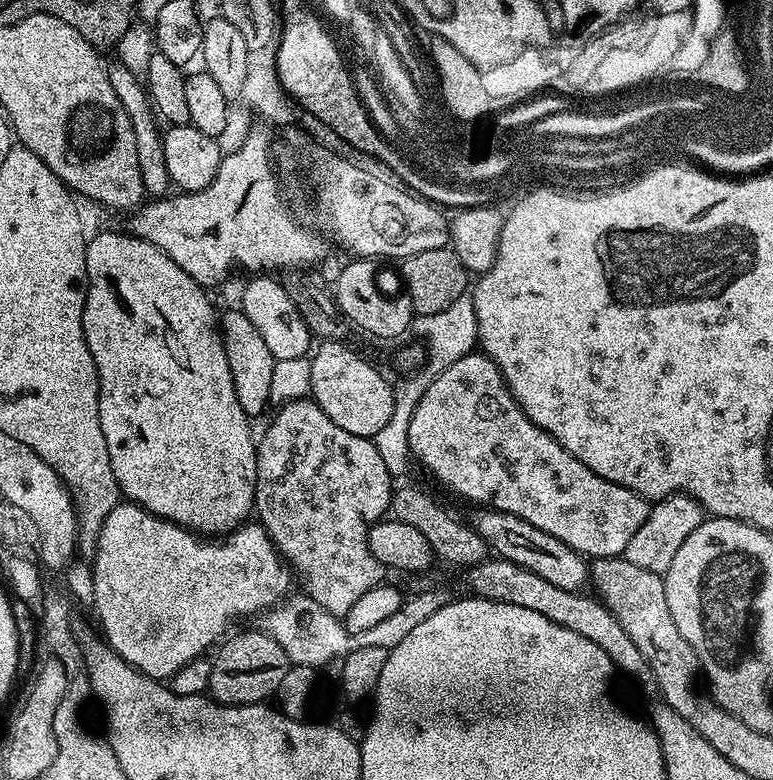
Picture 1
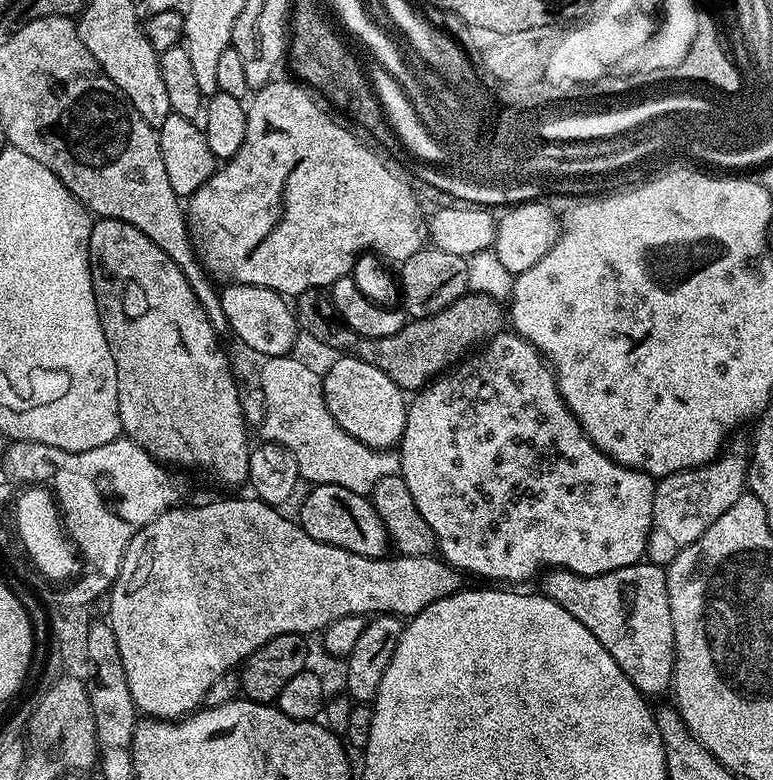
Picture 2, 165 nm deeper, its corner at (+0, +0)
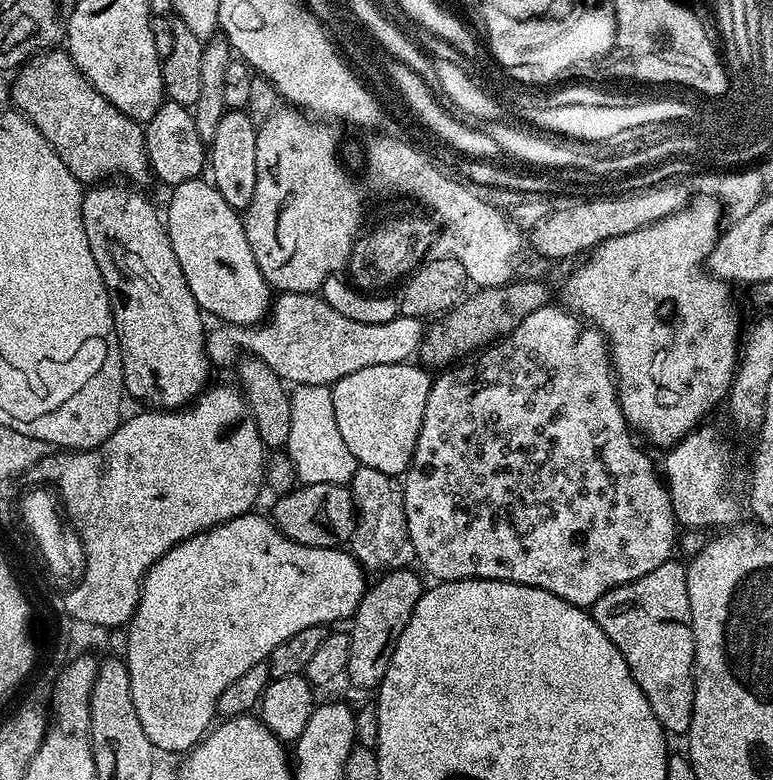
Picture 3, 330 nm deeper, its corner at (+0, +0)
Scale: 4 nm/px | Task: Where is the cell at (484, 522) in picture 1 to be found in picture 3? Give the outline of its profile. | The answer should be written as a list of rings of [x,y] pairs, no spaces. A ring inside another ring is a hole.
[[[673,558],[662,562],[658,570],[650,570],[642,578],[634,582],[626,582],[617,588],[611,588],[598,602],[594,602],[590,609],[592,621],[618,646],[618,654],[626,658],[626,666],[630,666],[630,674],[634,682],[646,694],[646,702],[650,702],[650,710],[654,710],[654,718],[665,730],[672,732],[687,733],[690,726],[690,718],[694,714],[694,686],[696,678],[694,669],[694,630],[690,618],[690,594],[686,594],[687,567],[679,564],[679,559]]]

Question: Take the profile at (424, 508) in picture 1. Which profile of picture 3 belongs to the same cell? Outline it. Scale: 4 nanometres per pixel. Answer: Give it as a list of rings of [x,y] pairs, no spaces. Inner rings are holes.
[[[357,467],[350,485],[352,500],[356,503],[356,529],[350,541],[350,551],[356,561],[369,573],[383,573],[385,570],[409,567],[416,560],[414,546],[410,542],[410,530],[406,526],[406,506],[404,505],[404,489],[401,481],[390,474],[382,474],[382,470]]]

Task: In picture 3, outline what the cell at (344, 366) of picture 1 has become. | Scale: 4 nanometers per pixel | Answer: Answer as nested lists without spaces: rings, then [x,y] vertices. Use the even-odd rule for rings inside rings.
[[[405,362],[366,366],[366,370],[354,370],[354,374],[346,374],[346,378],[338,378],[331,385],[334,419],[357,465],[403,477],[412,461],[418,430],[422,430],[422,414],[426,414],[432,381],[429,369],[416,362]]]

